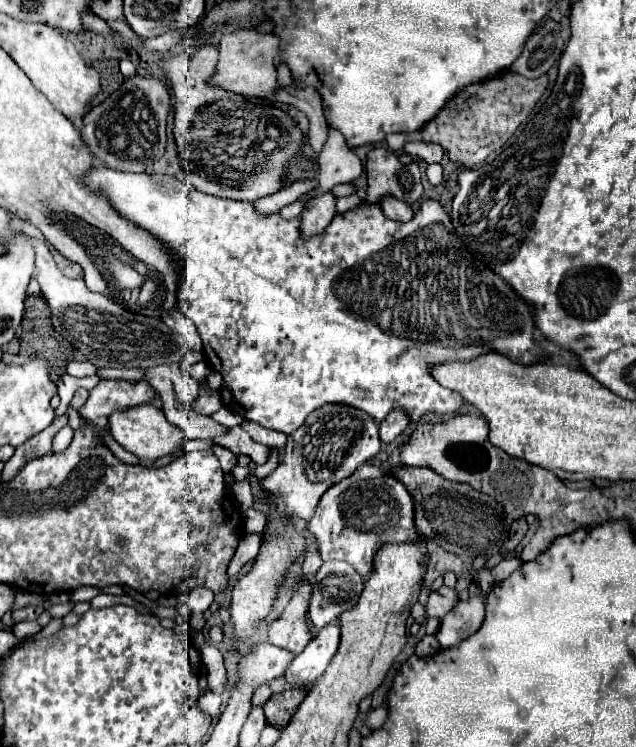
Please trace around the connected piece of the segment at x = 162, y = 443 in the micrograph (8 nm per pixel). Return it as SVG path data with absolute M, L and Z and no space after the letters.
M142 404L136 408L128 408L124 412L116 412L110 416L110 432L114 436L114 440L124 446L128 452L132 452L138 458L148 458L148 460L156 460L162 458L166 454L180 454L184 450L186 444L186 436L184 432L170 424L164 416L164 412L152 404Z

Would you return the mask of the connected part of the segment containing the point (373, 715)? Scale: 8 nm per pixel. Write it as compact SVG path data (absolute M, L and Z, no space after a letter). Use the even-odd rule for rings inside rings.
M380 706L380 708L376 708L376 710L372 710L372 712L368 714L366 724L376 730L376 728L380 728L380 726L386 722L386 718L388 718L388 710L386 710L384 706Z

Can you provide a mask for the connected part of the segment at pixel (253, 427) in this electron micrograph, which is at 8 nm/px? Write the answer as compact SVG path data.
M244 420L242 428L252 436L252 440L268 446L268 448L282 448L286 444L286 434L282 432L276 432L276 430L268 430L256 422L250 422L250 420Z

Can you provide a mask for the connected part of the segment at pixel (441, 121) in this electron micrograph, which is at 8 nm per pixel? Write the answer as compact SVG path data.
M510 70L494 78L474 82L456 92L446 106L422 126L422 142L440 144L452 162L460 162L466 168L479 167L490 154L502 148L516 128L526 120L530 110L546 92L546 86L548 76L528 80Z

